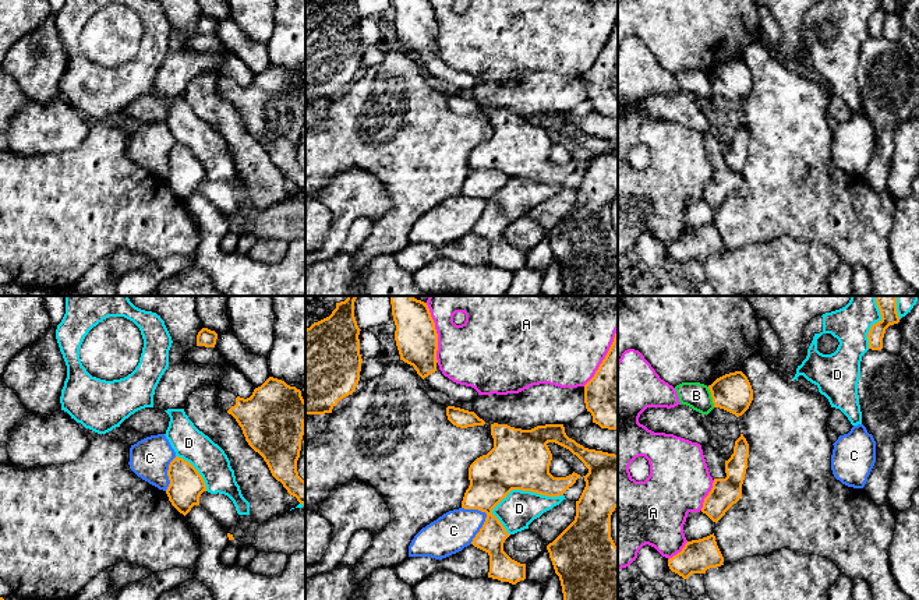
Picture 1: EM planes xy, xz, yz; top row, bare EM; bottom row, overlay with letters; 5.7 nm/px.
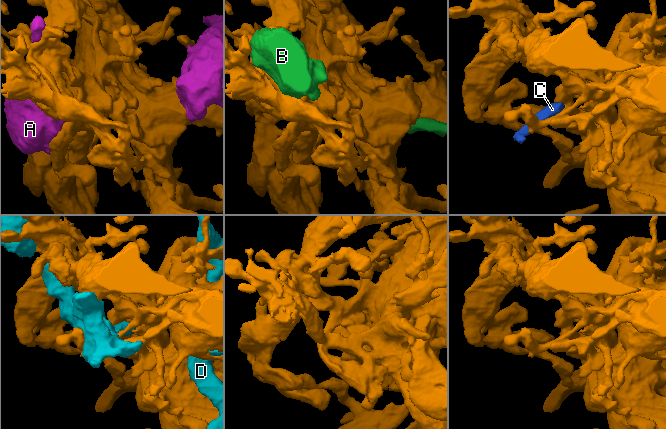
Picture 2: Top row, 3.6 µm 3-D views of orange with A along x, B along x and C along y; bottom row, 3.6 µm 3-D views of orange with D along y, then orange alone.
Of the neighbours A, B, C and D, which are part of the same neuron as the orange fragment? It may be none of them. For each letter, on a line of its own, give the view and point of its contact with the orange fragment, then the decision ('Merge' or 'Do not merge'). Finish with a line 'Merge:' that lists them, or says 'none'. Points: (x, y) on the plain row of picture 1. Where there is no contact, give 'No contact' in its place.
A: Touches orange at xz (437, 25). Do not merge
B: Touches orange at yz (711, 84). Do not merge
C: Touches orange at xz (487, 204). Do not merge
D: Touches orange at xz (525, 177). Do not merge
Merge: none

